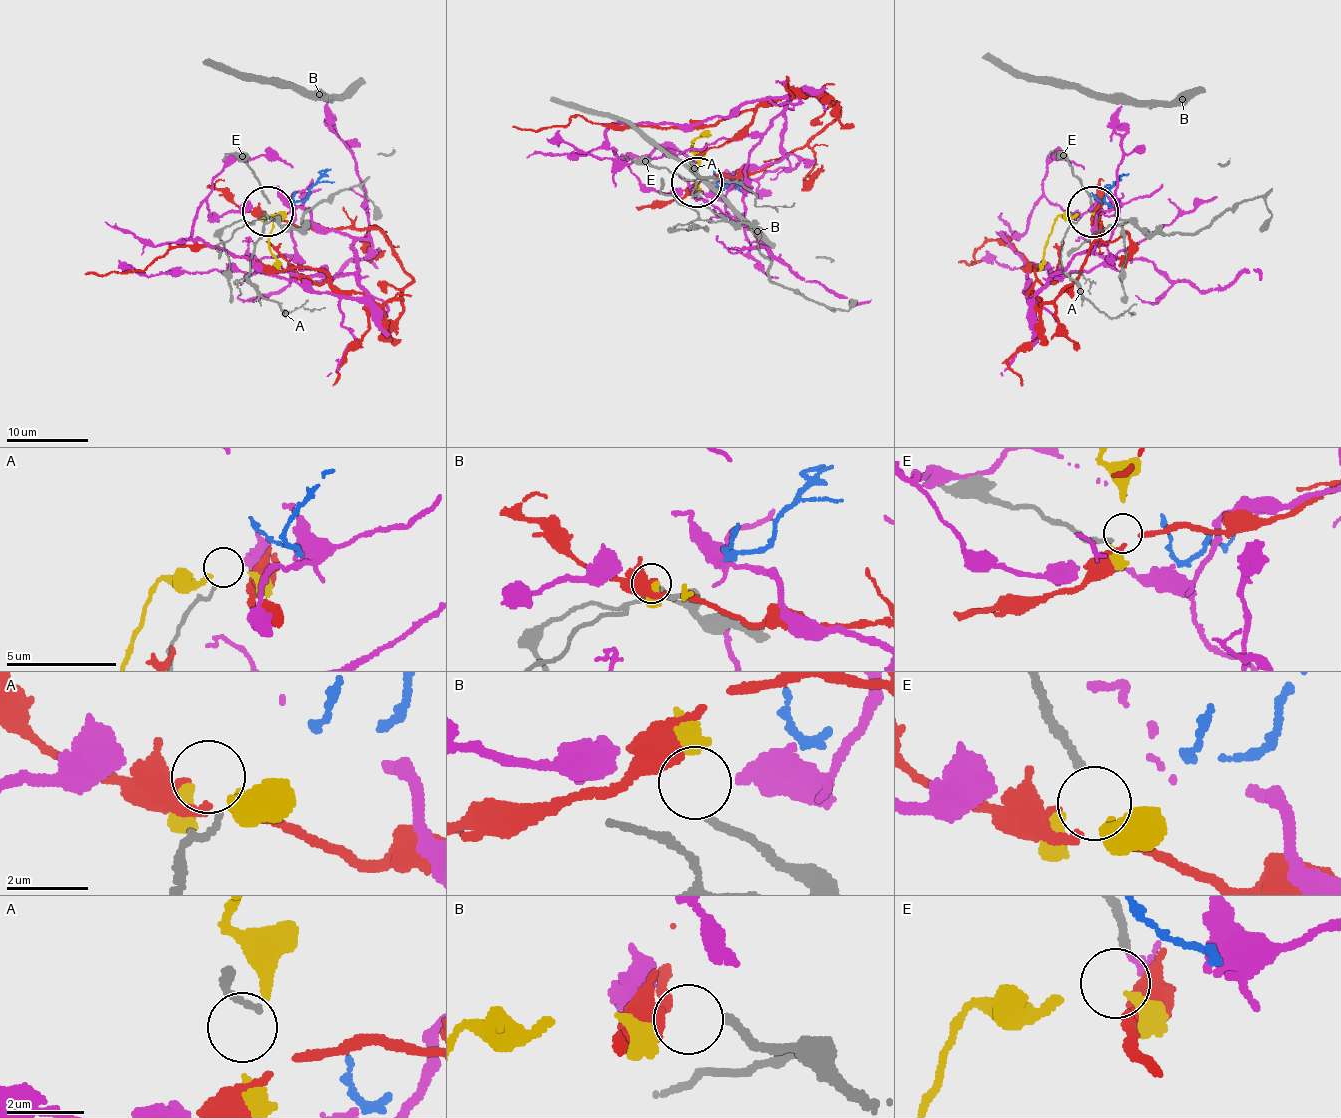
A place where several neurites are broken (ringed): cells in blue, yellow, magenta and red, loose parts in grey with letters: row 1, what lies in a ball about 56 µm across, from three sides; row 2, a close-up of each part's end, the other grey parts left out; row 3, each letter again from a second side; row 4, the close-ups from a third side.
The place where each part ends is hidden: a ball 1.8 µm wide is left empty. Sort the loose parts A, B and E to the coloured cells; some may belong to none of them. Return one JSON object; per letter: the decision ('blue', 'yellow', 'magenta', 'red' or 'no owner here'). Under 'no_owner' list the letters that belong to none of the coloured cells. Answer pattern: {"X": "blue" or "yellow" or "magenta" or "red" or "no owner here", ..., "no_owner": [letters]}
{"A": "no owner here", "B": "yellow", "E": "red", "no_owner": ["A"]}

